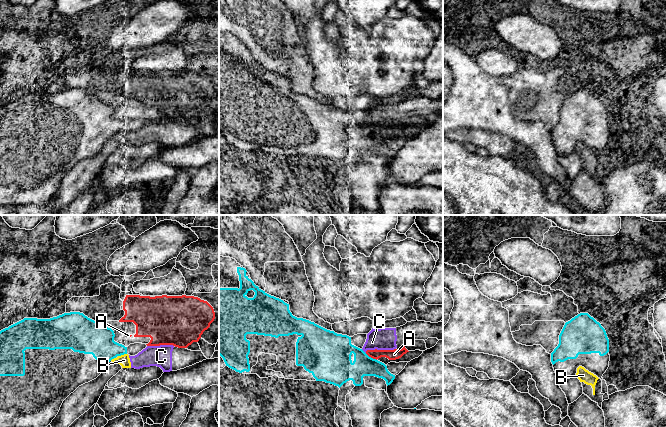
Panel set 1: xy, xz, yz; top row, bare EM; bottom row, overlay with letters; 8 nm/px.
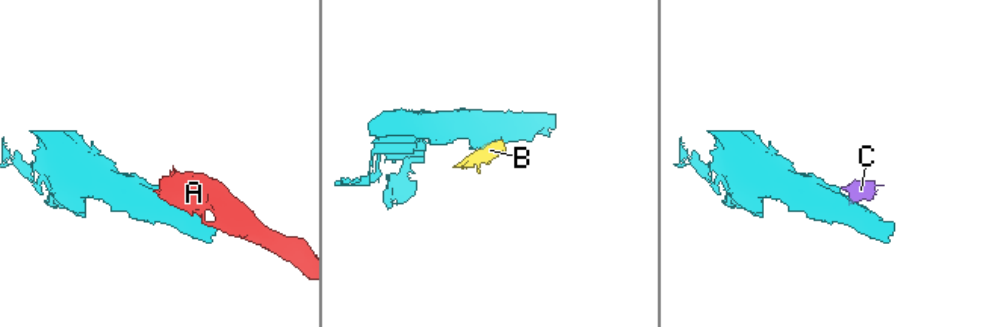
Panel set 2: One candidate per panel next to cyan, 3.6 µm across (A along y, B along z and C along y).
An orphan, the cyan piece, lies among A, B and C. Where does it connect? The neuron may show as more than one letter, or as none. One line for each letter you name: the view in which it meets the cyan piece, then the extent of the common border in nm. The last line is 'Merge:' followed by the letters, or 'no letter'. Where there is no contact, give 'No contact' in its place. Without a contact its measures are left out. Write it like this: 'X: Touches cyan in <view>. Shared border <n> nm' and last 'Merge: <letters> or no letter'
Merge: no letter

